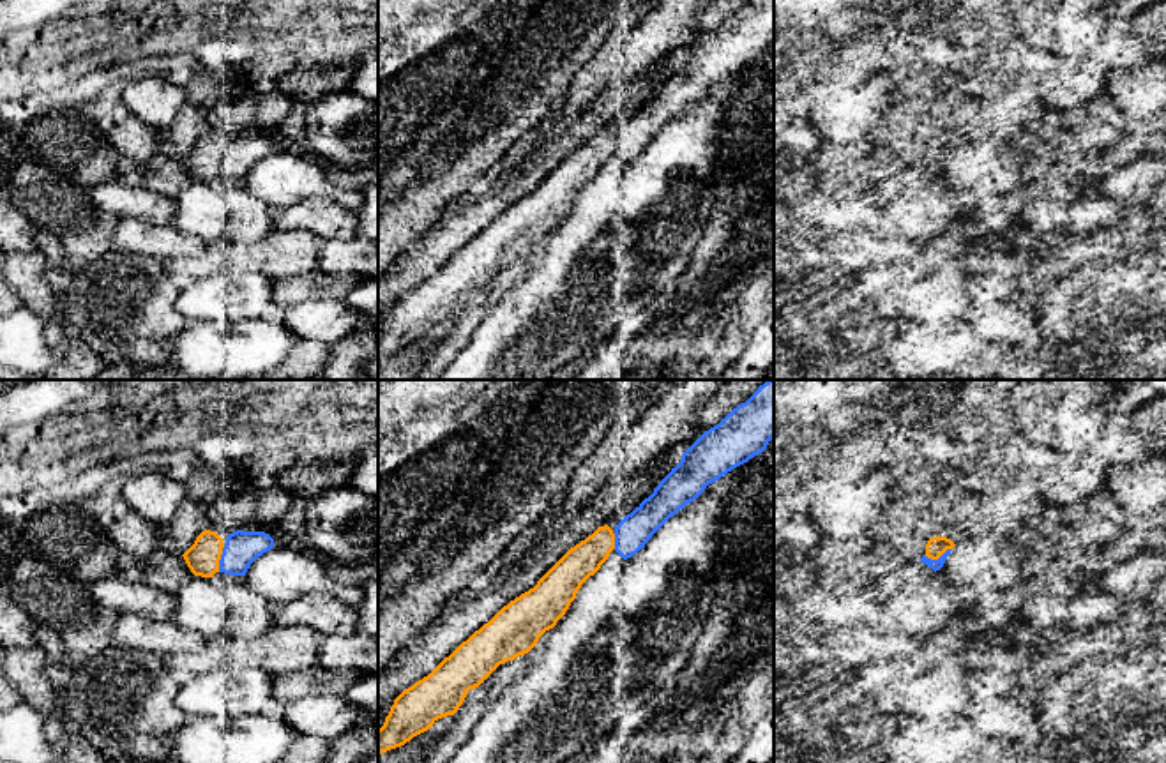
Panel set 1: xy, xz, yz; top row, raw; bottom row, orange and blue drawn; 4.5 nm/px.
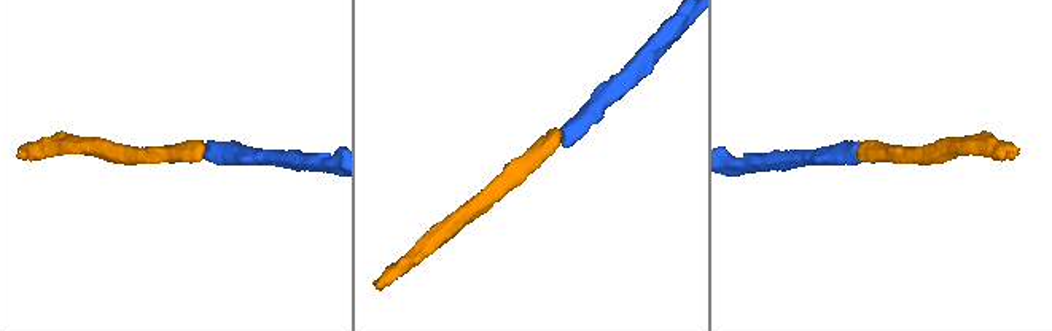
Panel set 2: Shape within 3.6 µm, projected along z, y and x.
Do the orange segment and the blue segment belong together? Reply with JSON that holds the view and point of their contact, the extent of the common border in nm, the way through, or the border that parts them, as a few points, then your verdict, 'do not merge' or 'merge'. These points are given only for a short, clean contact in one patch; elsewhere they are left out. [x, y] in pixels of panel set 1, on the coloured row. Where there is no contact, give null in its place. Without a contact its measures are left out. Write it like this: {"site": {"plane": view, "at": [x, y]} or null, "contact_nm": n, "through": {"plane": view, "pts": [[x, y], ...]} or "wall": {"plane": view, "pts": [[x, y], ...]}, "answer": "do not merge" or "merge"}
{"site": {"plane": "xy", "at": [219, 559]}, "contact_nm": 130, "answer": "merge"}

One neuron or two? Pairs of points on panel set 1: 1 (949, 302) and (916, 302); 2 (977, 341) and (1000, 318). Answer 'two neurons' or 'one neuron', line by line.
1: one neuron
2: two neurons

